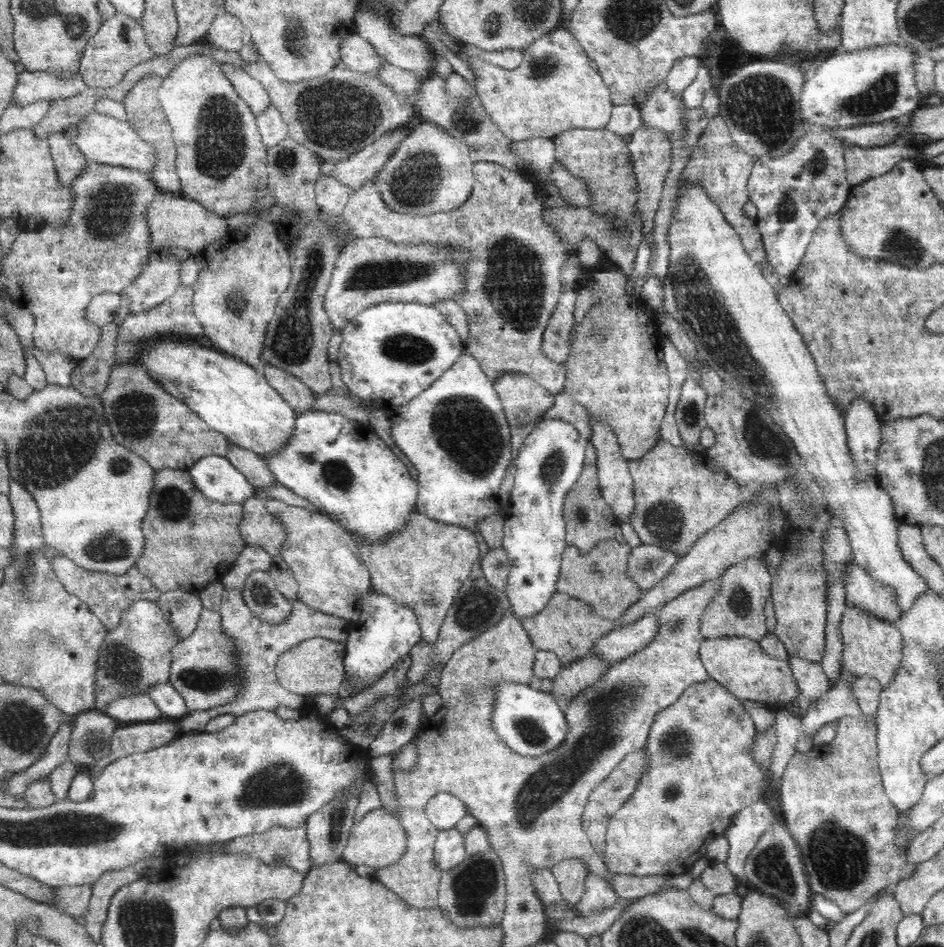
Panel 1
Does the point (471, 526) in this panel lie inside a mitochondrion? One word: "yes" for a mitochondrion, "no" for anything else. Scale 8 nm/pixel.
no

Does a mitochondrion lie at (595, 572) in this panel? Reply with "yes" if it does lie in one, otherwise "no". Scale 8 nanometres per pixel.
yes

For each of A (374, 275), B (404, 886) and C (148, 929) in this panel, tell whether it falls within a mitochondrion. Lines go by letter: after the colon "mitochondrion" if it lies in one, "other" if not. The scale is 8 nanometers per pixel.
A: mitochondrion
B: other
C: mitochondrion

